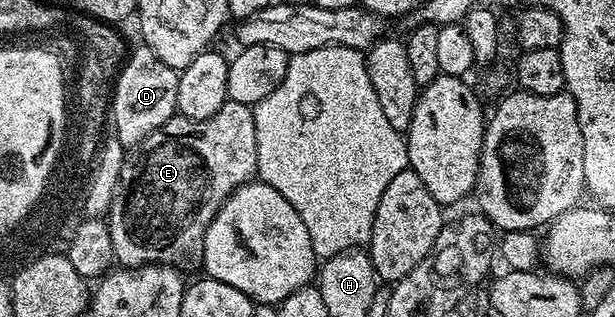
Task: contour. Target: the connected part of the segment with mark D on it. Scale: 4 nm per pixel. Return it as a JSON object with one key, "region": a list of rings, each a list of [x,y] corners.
{"region":[[[139,47],[127,56],[122,70],[118,72],[118,79],[114,82],[114,96],[112,98],[112,125],[113,136],[120,139],[120,143],[127,147],[139,145],[148,135],[152,135],[168,119],[178,113],[176,103],[176,87],[178,86],[179,70],[168,67],[151,49]]]}

